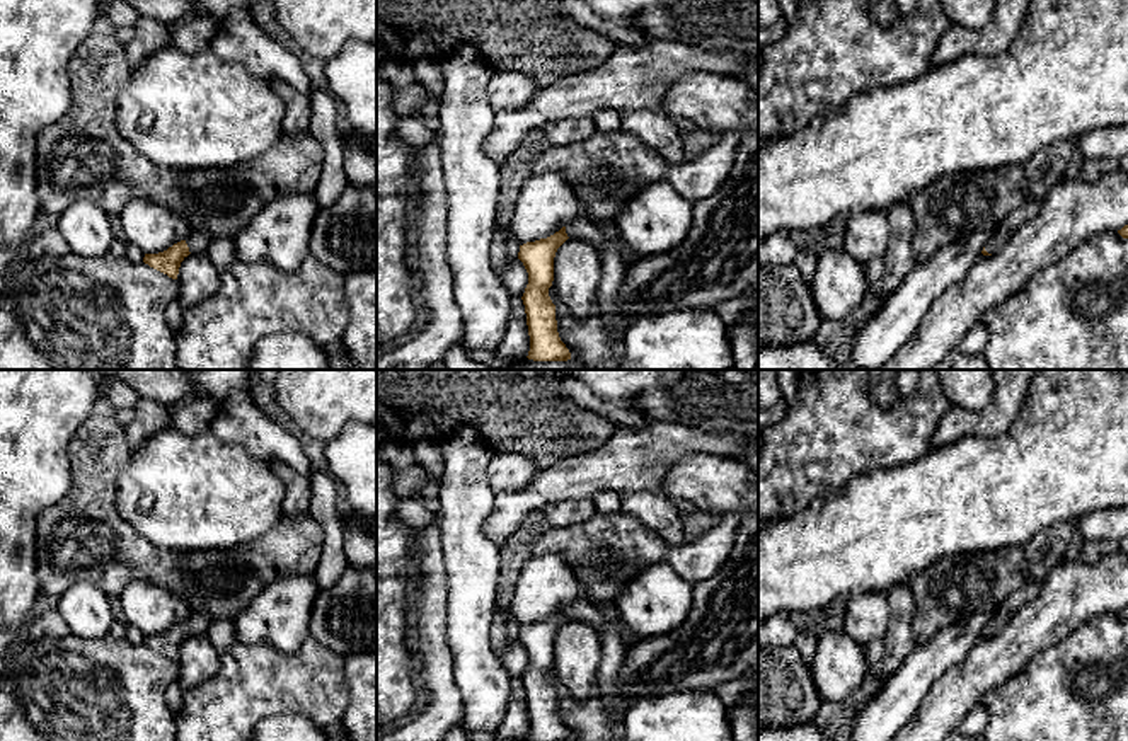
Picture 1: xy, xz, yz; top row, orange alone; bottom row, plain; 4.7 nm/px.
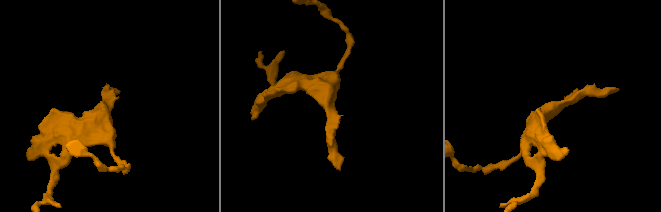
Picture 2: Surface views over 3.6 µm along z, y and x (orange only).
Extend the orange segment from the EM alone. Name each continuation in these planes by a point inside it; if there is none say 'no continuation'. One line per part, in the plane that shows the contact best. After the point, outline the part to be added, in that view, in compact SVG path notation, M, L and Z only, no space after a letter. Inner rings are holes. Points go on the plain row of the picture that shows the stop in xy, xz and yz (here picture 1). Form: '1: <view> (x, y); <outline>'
1: xy (196, 622); M193 612L186 618L186 625L187 625L191 635L198 635L198 634L206 632L211 623L213 623L213 618L203 615L203 613L194 613Z

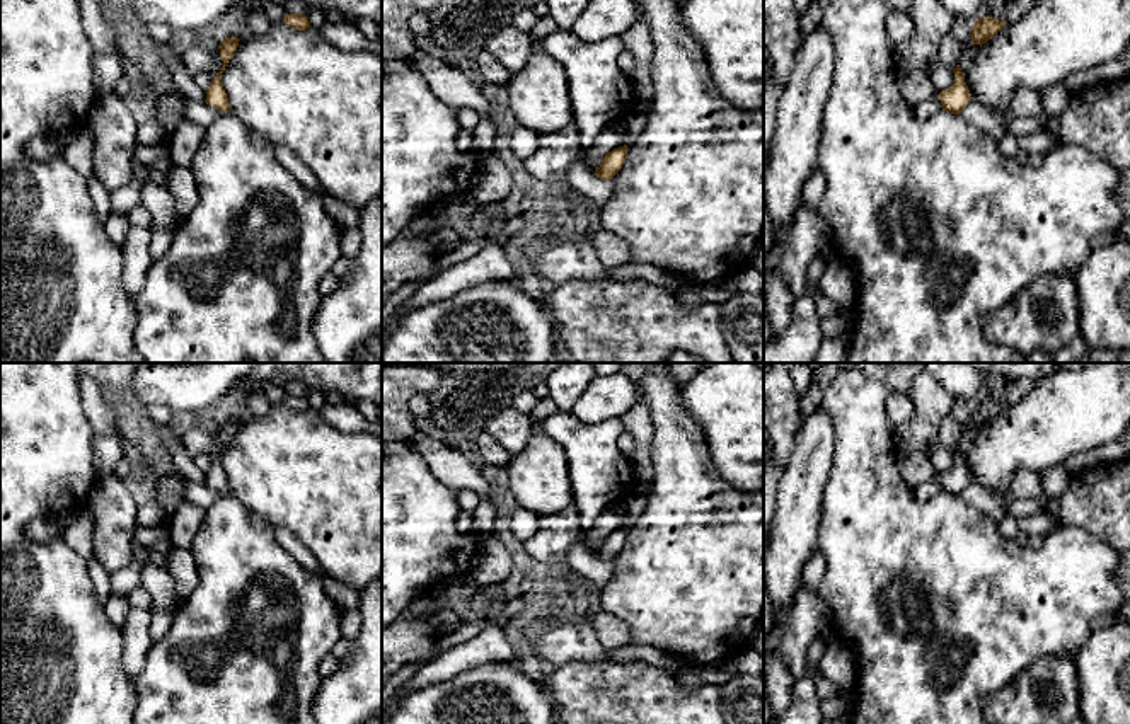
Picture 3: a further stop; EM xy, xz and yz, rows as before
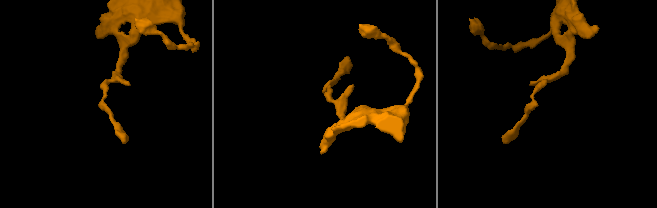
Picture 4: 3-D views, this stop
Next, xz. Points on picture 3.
no continuation

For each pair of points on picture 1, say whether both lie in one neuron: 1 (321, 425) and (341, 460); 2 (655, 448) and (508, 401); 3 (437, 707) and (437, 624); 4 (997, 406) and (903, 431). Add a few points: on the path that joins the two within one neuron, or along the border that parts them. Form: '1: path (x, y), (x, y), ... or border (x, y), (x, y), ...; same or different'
1: border (358, 419), (350, 419), (322, 445); different
2: border (615, 428), (598, 445), (576, 455); different
3: path (437, 687), (437, 644); same
4: border (953, 406), (941, 421), (931, 447); different

